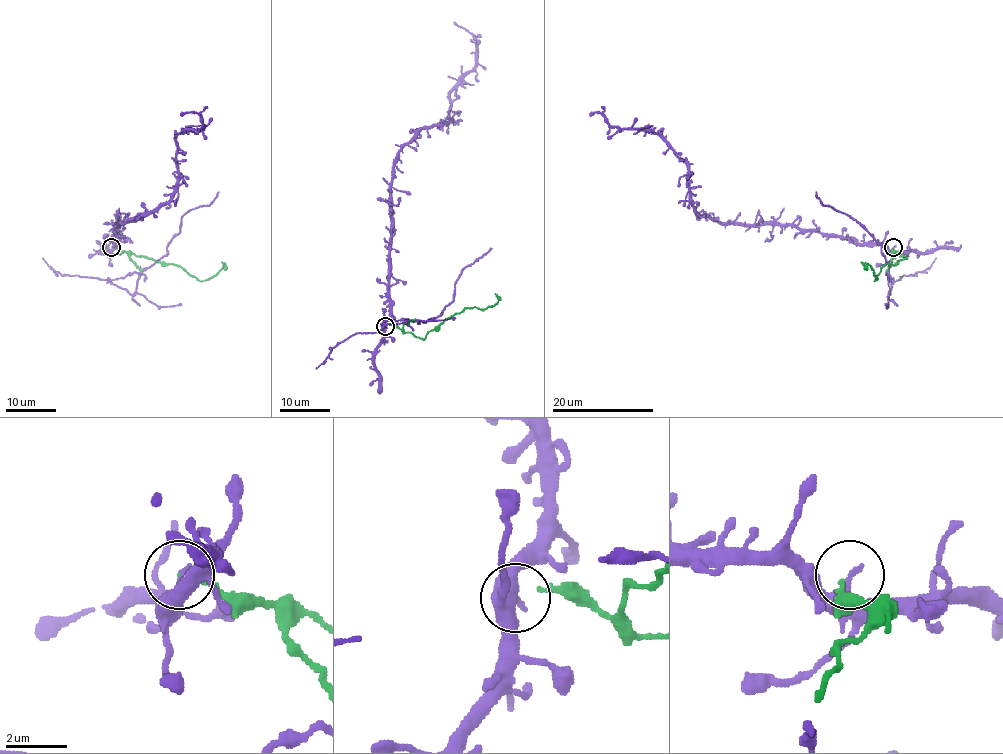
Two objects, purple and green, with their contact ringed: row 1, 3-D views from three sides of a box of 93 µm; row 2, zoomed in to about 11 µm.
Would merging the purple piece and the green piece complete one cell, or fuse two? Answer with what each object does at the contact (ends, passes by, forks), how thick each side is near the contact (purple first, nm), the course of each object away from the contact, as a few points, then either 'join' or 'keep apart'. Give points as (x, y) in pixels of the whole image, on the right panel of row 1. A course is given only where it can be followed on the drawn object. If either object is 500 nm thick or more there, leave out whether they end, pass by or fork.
purple ends | green ends | 320/70 nm | purple via (893, 247), (701, 216), (685, 163), (659, 136), (613, 127), (600, 112), (589, 115) | green via (893, 247), (906, 257), (884, 265), (875, 280), (873, 269), (860, 261) | keep apart

